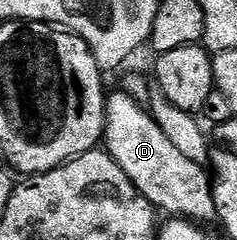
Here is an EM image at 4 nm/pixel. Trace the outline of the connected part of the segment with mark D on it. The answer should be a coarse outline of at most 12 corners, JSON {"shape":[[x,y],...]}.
{"shape":[[125,91],[104,149],[155,210],[217,218],[211,174]]}

